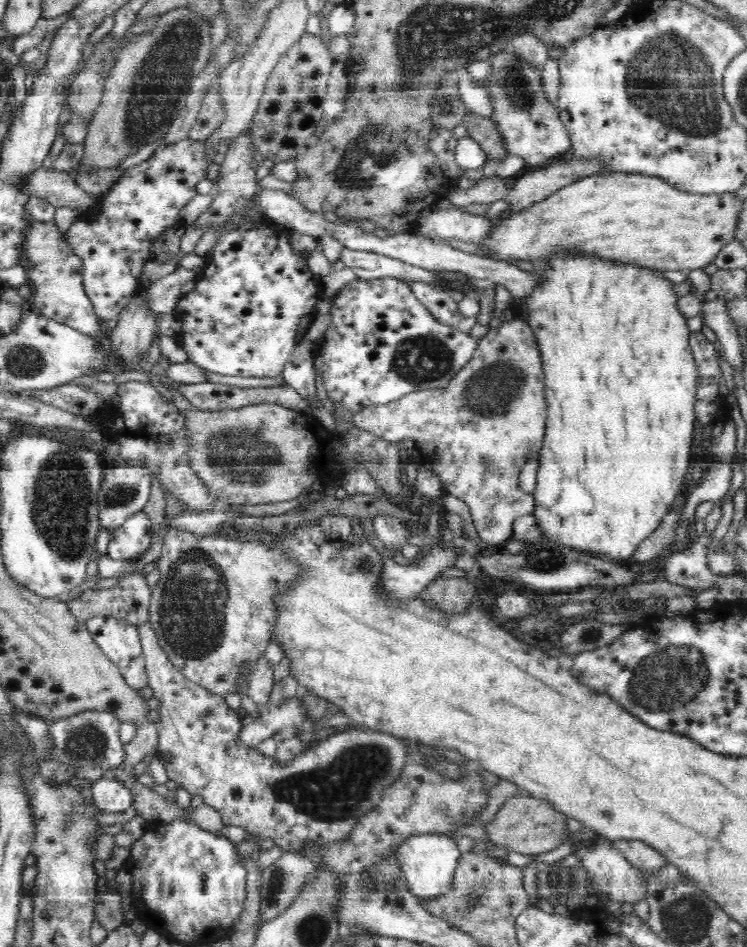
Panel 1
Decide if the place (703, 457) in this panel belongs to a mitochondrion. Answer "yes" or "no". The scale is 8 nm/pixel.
no

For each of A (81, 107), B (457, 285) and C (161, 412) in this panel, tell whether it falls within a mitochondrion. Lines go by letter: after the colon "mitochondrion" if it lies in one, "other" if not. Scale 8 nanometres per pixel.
A: other
B: mitochondrion
C: other

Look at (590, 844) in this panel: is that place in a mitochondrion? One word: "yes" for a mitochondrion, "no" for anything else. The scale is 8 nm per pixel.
yes

